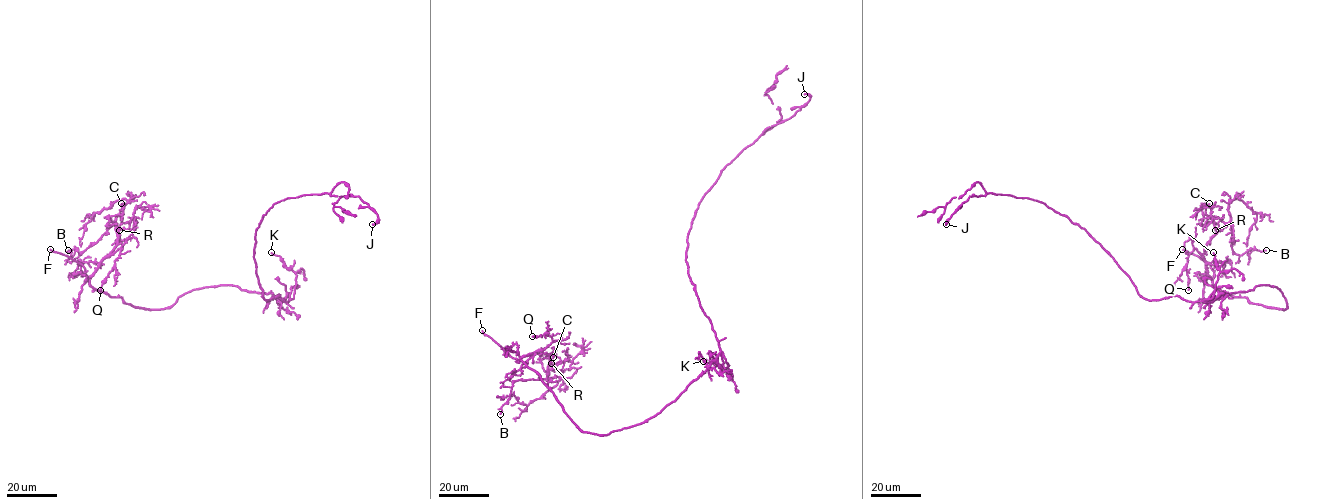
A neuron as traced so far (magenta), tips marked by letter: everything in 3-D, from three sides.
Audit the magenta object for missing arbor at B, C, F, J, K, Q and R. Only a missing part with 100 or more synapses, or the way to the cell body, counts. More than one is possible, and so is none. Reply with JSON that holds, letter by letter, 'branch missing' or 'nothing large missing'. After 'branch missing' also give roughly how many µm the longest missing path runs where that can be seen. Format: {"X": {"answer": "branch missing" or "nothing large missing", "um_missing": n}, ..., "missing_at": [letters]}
{"B": {"answer": "nothing large missing"}, "C": {"answer": "nothing large missing"}, "F": {"answer": "branch missing", "um_missing": 35}, "J": {"answer": "nothing large missing"}, "K": {"answer": "nothing large missing"}, "Q": {"answer": "nothing large missing"}, "R": {"answer": "nothing large missing"}, "missing_at": ["F"]}

